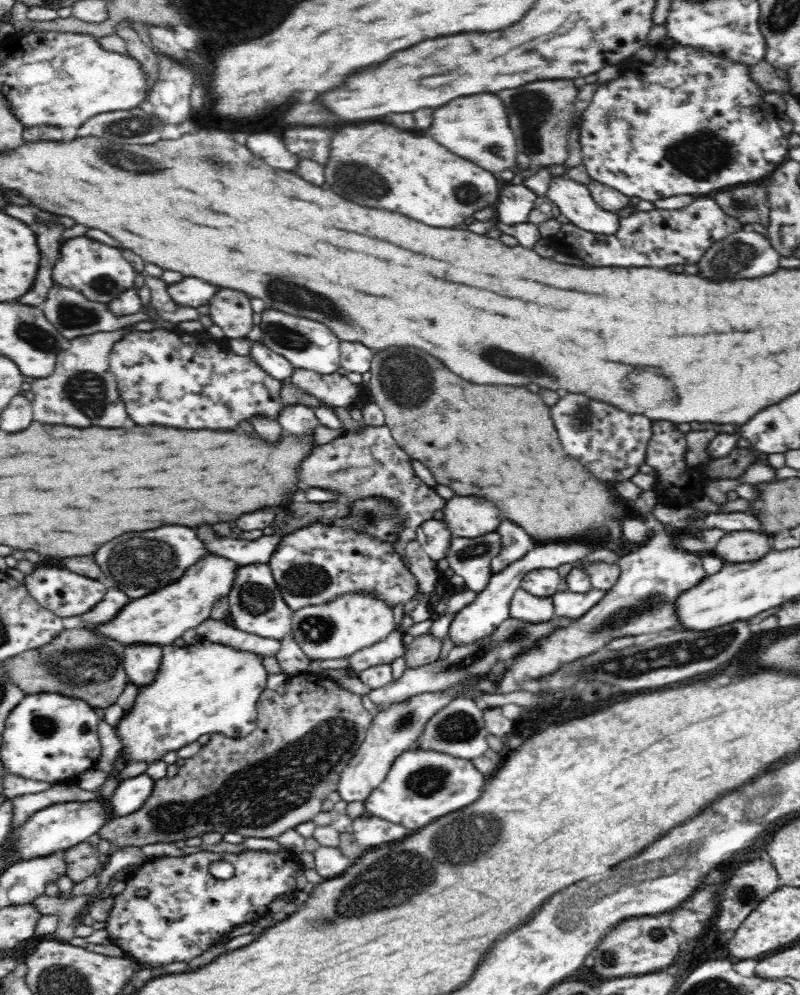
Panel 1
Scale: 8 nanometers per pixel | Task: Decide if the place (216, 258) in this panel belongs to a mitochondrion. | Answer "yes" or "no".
no

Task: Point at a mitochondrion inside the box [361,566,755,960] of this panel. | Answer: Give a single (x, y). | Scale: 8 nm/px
(633, 664)

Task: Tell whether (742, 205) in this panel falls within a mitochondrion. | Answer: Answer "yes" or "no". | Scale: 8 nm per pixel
yes

